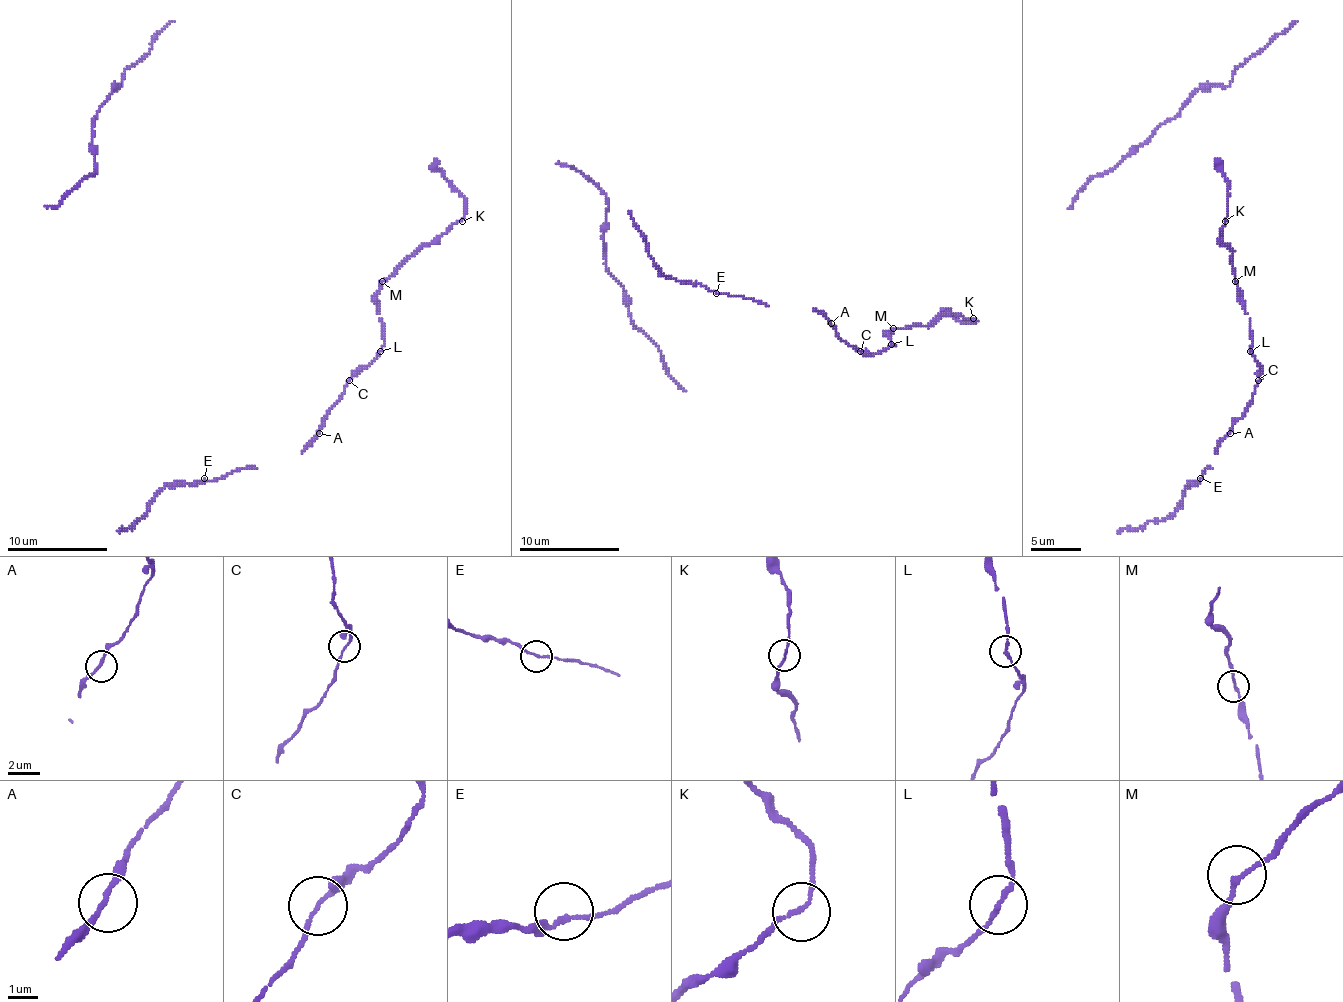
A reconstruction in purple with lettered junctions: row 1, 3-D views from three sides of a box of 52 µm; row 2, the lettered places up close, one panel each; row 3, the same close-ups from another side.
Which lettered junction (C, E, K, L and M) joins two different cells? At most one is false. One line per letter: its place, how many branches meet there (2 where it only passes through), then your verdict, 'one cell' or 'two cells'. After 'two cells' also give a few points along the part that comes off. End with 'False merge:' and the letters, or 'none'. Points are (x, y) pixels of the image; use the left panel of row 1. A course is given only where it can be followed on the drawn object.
C: at (349, 380); 2 branches meet; one cell
E: at (204, 478); 2 branches meet; one cell
K: at (462, 221); 2 branches meet; one cell
L: at (380, 351); 2 branches meet; one cell
M: at (382, 281); 2 branches meet; one cell
False merge: none

